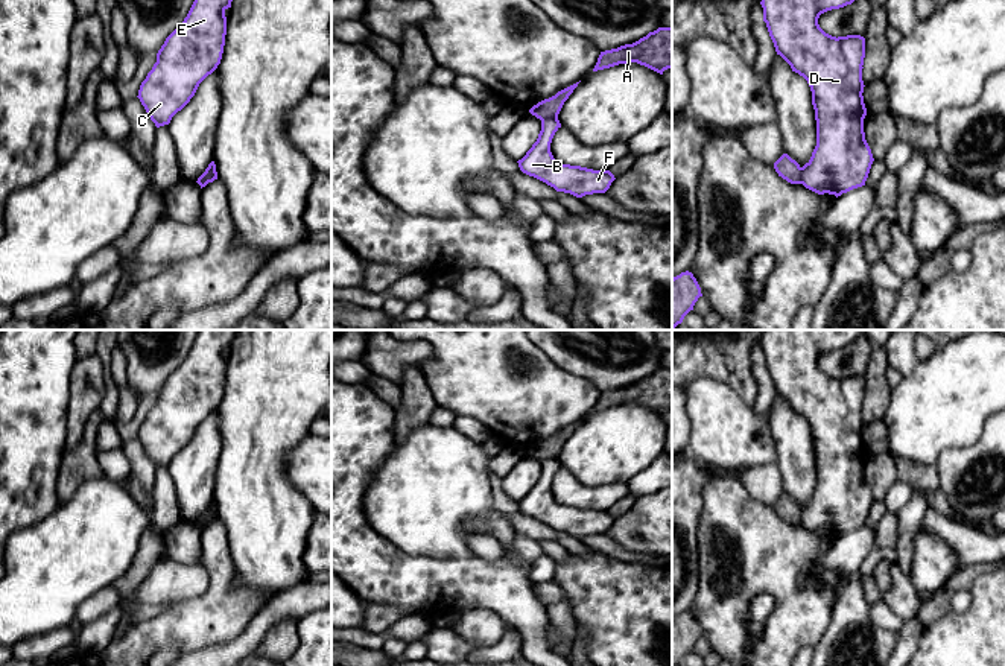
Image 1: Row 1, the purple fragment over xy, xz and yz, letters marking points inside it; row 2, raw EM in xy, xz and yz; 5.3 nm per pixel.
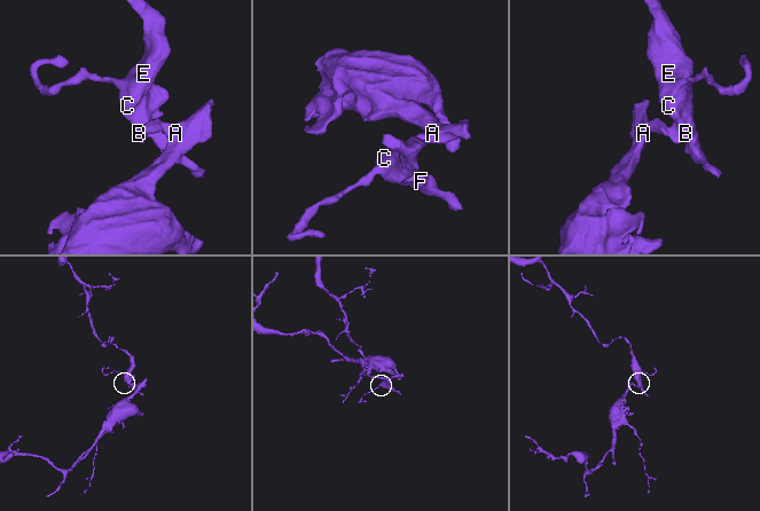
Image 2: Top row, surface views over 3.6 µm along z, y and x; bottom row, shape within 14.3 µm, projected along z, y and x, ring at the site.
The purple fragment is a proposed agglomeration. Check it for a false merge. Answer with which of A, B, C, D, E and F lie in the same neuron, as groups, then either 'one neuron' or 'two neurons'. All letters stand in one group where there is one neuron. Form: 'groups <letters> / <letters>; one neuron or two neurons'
groups A / B C D E F; two neurons

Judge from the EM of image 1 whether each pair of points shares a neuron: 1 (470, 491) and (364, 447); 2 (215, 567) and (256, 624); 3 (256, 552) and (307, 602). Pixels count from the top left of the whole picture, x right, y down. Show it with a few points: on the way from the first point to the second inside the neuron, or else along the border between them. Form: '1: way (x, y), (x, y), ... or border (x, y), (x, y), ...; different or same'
1: border (397, 444), (367, 487); different
2: border (268, 601), (248, 625), (234, 639), (227, 642); different
3: border (309, 578), (275, 593), (268, 601); different

